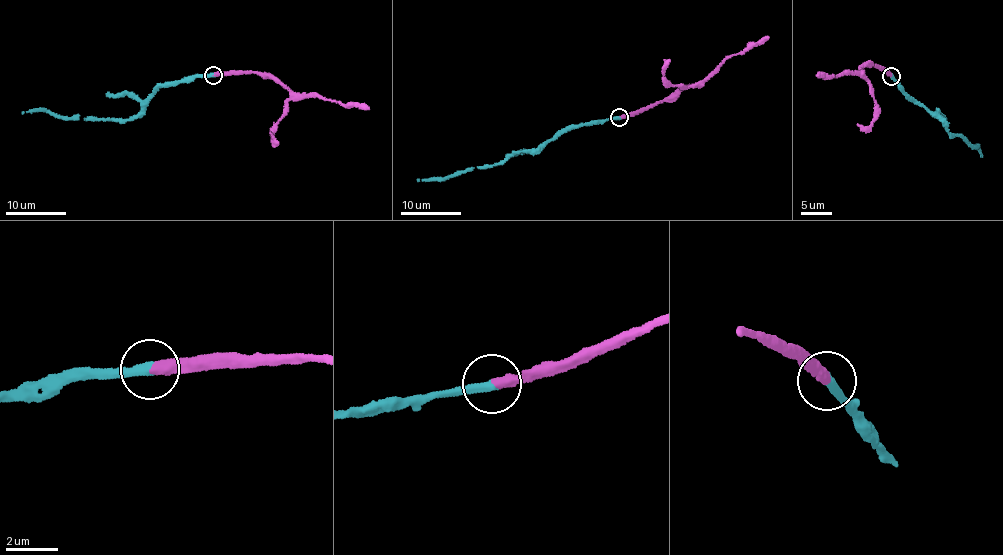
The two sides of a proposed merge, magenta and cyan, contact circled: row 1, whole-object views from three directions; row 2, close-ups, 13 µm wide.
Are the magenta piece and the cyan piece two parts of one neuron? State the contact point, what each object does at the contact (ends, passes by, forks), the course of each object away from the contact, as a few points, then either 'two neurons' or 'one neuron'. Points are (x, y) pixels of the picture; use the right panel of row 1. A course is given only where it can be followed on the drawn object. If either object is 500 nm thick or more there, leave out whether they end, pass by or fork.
place (891, 76); magenta ends; cyan ends; course magenta (890, 75), (888, 69), (869, 61), (861, 72), (817, 75); course cyan (891, 75), (910, 98), (932, 111), (953, 137), (963, 136), (975, 148), (976, 145), (982, 156); one neuron

